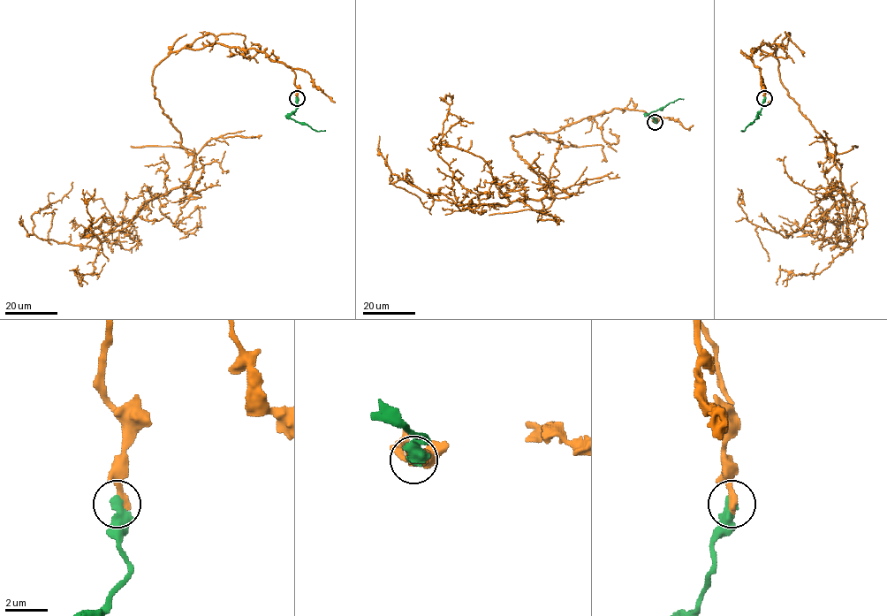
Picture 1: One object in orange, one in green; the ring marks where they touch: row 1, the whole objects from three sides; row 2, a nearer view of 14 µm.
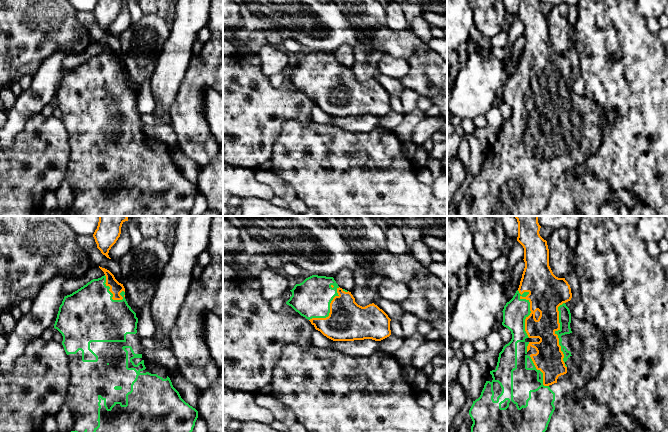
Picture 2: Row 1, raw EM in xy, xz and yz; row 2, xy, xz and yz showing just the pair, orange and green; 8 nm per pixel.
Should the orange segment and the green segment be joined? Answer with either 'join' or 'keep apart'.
join

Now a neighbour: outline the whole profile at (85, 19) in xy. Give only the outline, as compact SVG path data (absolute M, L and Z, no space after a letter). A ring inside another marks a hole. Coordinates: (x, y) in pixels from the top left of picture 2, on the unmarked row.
M76 11L75 16L79 26L84 31L90 31L91 27L97 24L93 11Z

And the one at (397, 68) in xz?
M386 55L379 62L378 71L385 76L401 79L410 72L410 64L406 59Z

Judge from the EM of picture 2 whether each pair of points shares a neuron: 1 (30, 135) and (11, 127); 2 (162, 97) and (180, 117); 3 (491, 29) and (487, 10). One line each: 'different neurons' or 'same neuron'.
1: different neurons
2: different neurons
3: same neuron

